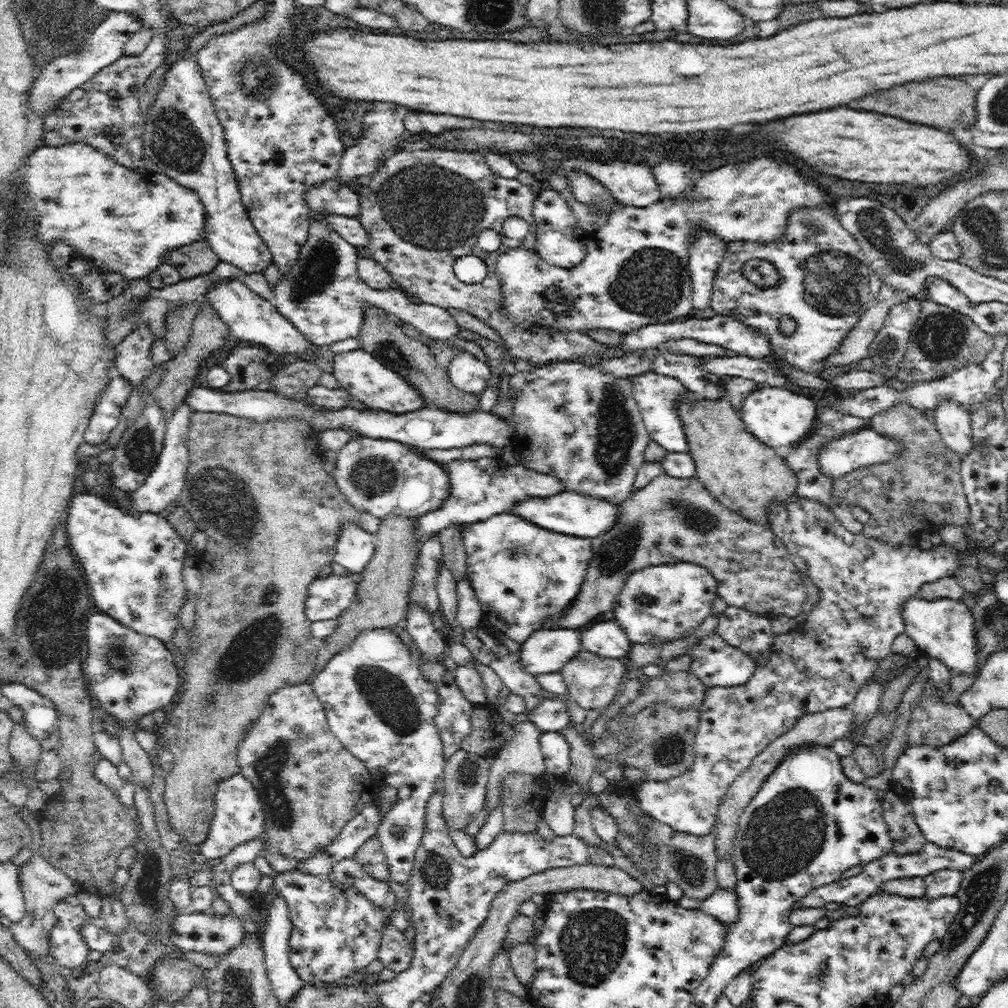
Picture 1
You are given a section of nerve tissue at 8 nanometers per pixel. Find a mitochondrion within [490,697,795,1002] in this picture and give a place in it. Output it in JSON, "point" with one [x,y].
{"point":[594,942]}

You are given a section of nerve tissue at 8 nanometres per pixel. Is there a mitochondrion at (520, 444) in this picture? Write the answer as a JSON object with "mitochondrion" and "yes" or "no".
{"mitochondrion":"no"}

